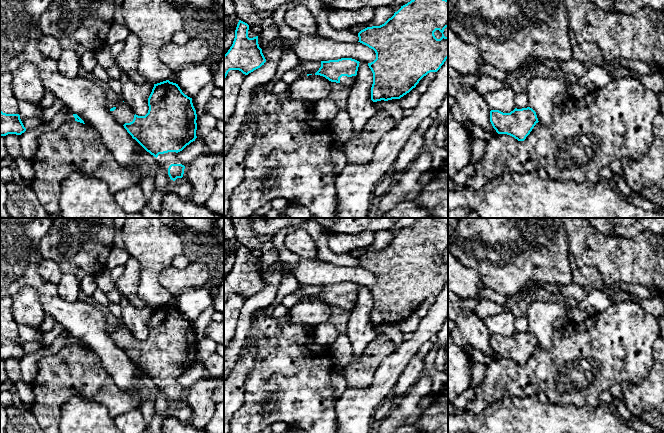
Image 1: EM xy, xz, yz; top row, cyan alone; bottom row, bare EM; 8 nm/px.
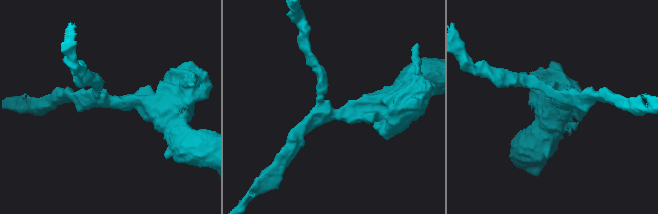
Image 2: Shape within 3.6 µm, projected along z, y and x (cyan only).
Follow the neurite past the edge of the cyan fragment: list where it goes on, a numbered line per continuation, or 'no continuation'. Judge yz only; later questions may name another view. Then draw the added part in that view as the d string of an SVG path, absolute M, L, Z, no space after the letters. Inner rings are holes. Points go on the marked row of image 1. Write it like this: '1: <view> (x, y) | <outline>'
no continuation

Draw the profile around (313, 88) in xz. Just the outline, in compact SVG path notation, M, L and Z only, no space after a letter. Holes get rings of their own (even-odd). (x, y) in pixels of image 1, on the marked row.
M303 75L288 86L291 99L314 103L328 98L331 90L331 81L320 75Z

